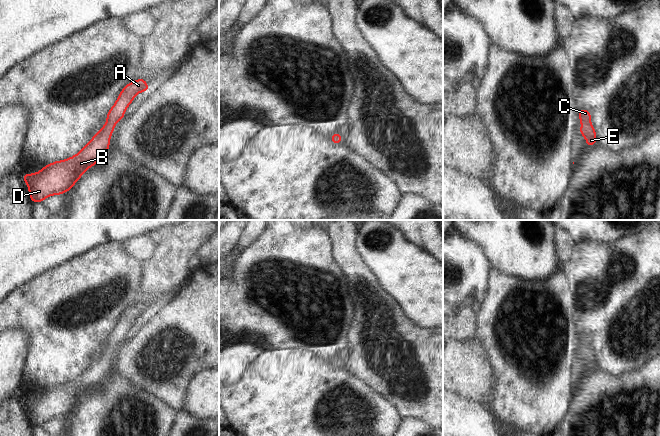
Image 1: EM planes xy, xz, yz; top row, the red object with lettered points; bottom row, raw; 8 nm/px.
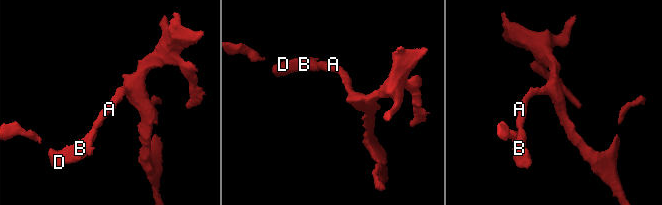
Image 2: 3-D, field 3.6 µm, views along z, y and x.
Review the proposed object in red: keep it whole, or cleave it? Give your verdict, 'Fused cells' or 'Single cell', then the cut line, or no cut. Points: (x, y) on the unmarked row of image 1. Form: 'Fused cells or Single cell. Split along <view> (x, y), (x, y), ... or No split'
Single cell. No split.

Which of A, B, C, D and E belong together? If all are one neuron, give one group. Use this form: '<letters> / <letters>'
A B C D E

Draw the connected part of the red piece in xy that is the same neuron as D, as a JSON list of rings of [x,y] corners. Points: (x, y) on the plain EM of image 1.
[[[139,302],[128,307],[120,316],[115,328],[107,336],[106,348],[76,379],[44,390],[39,396],[23,398],[33,427],[42,426],[51,419],[71,414],[83,397],[103,383],[109,373],[114,350],[124,343],[124,337],[139,316],[147,316],[149,309]]]

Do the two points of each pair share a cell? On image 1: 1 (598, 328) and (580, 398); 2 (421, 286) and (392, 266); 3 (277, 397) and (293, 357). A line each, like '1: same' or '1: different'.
1: different
2: same
3: same

